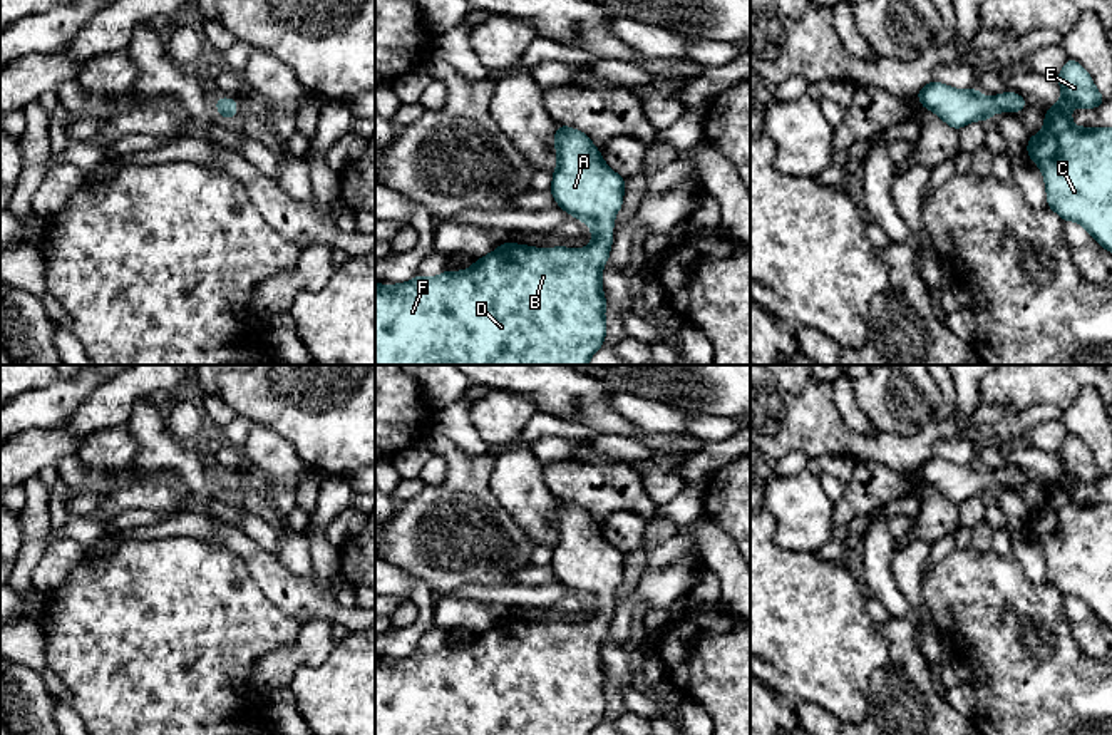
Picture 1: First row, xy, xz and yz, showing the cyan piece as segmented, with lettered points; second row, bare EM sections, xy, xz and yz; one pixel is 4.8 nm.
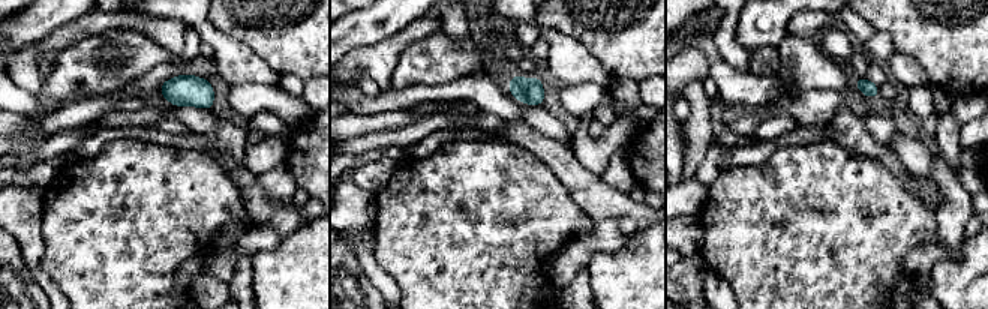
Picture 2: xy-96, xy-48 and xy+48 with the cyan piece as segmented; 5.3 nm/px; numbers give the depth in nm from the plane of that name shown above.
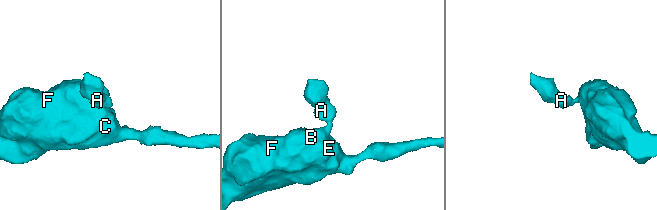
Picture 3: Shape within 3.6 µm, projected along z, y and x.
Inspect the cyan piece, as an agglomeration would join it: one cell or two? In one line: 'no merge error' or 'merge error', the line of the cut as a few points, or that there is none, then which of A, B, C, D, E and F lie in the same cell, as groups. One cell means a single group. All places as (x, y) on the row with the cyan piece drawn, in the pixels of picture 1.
no merge error; no cut; A B C D E F

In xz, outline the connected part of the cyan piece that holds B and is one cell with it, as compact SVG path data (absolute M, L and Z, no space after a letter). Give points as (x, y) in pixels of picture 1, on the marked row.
M559 124L554 149L558 167L549 191L561 209L591 228L591 243L573 249L506 241L466 271L447 270L434 278L417 275L402 285L375 283L375 365L588 365L606 337L601 270L610 256L615 216L623 206L625 179L605 164L581 131Z

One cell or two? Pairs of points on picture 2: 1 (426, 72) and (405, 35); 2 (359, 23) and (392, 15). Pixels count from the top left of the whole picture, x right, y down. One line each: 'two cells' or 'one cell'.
1: two cells
2: one cell

